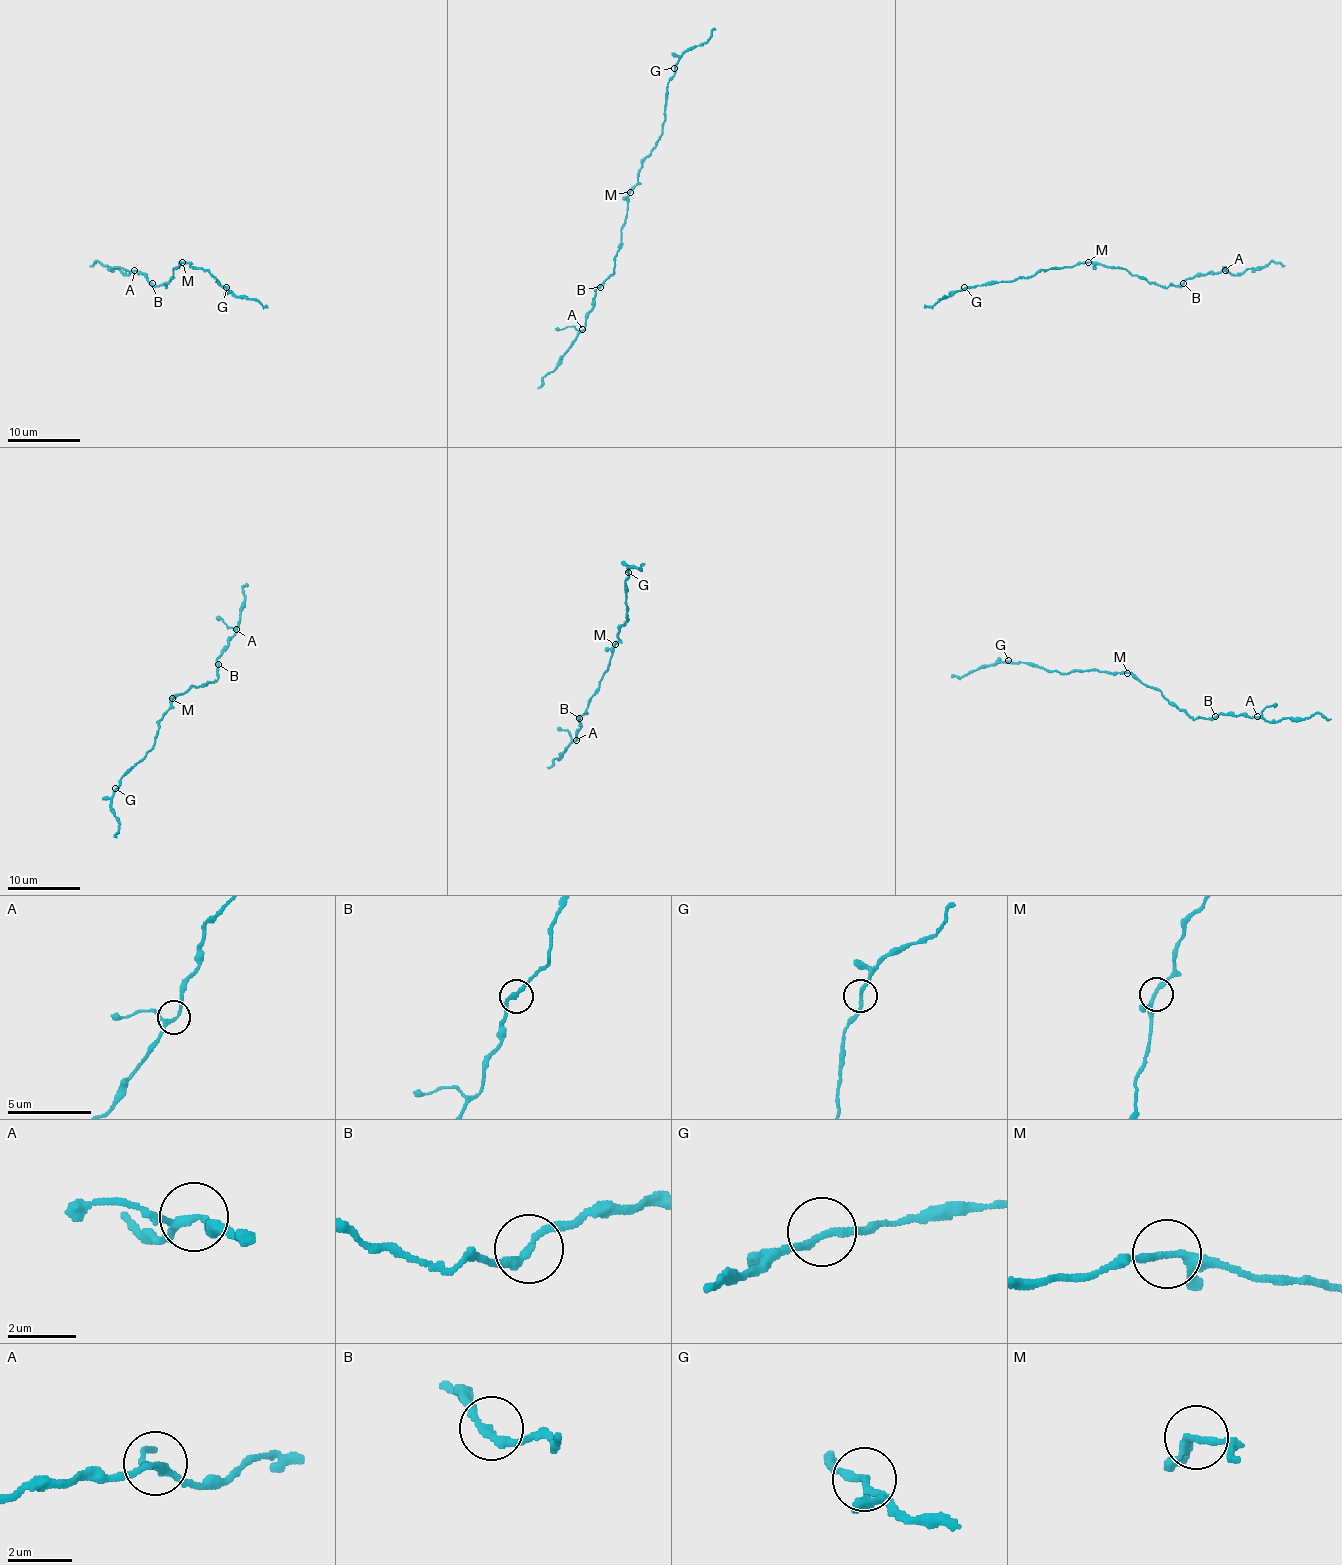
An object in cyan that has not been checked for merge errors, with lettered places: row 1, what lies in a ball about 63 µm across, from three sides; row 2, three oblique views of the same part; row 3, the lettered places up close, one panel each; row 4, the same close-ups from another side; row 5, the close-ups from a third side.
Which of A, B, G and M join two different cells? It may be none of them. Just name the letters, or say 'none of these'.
A

